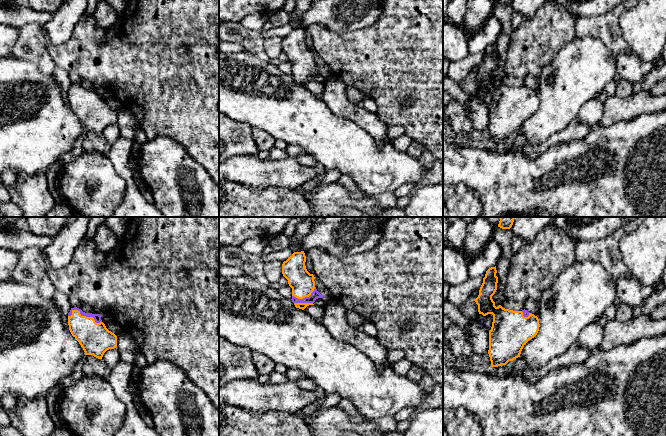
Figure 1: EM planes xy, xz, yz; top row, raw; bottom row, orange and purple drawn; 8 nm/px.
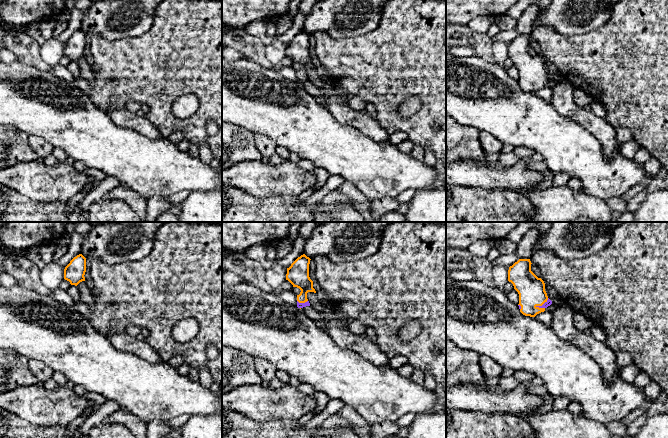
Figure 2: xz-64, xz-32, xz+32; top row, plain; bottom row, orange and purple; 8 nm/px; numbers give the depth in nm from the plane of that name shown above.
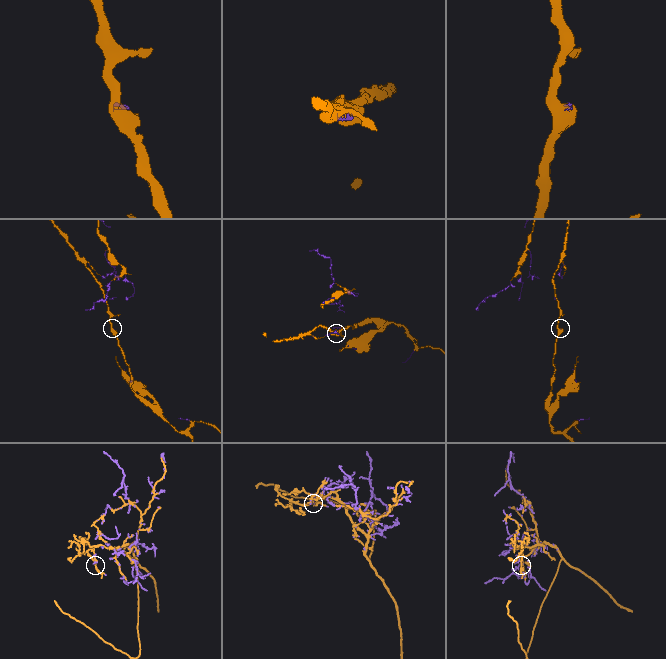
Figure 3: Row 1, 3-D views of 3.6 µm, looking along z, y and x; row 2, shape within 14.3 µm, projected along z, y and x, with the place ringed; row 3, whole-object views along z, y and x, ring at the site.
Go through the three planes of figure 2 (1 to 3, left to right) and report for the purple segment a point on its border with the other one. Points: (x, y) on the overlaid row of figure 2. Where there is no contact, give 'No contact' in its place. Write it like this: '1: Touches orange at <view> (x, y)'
1: No contact
2: Touches orange at xz-32 (302, 302)
3: Touches orange at xz+32 (541, 305)

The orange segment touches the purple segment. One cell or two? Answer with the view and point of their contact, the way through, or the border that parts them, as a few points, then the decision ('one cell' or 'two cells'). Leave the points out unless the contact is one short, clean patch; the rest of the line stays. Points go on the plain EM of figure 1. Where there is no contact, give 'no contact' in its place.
meets orange in xy at (84, 92); one cell

